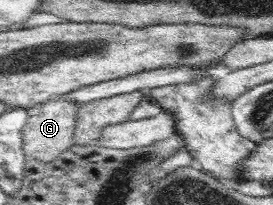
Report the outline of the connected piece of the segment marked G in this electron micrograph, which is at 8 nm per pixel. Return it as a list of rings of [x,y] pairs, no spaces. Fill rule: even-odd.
[[[61,99],[42,103],[33,115],[28,115],[27,124],[22,128],[23,153],[26,159],[35,160],[40,164],[48,164],[58,158],[58,155],[72,146],[71,139],[76,127],[77,107],[75,104]]]

